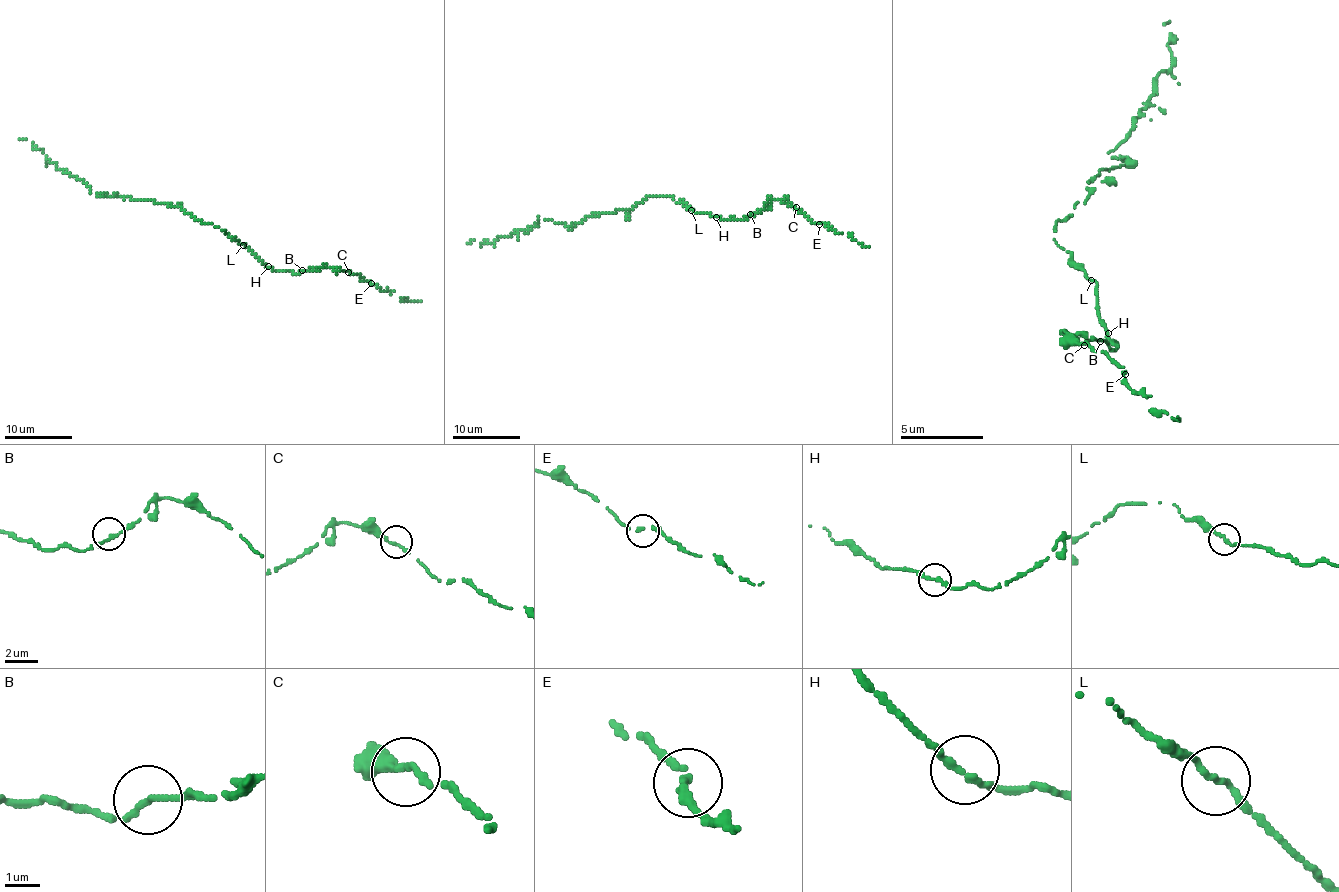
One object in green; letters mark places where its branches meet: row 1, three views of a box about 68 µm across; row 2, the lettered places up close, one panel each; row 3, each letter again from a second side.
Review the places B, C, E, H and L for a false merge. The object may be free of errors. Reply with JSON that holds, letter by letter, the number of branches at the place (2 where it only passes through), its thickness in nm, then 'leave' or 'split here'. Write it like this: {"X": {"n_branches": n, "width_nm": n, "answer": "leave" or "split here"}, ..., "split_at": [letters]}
{"B": {"n_branches": 2, "width_nm": 190, "answer": "leave"}, "C": {"n_branches": 1, "width_nm": 280, "answer": "leave"}, "E": {"n_branches": 2, "width_nm": 190, "answer": "leave"}, "H": {"n_branches": 2, "width_nm": 200, "answer": "leave"}, "L": {"n_branches": 2, "width_nm": 180, "answer": "leave"}, "split_at": []}

